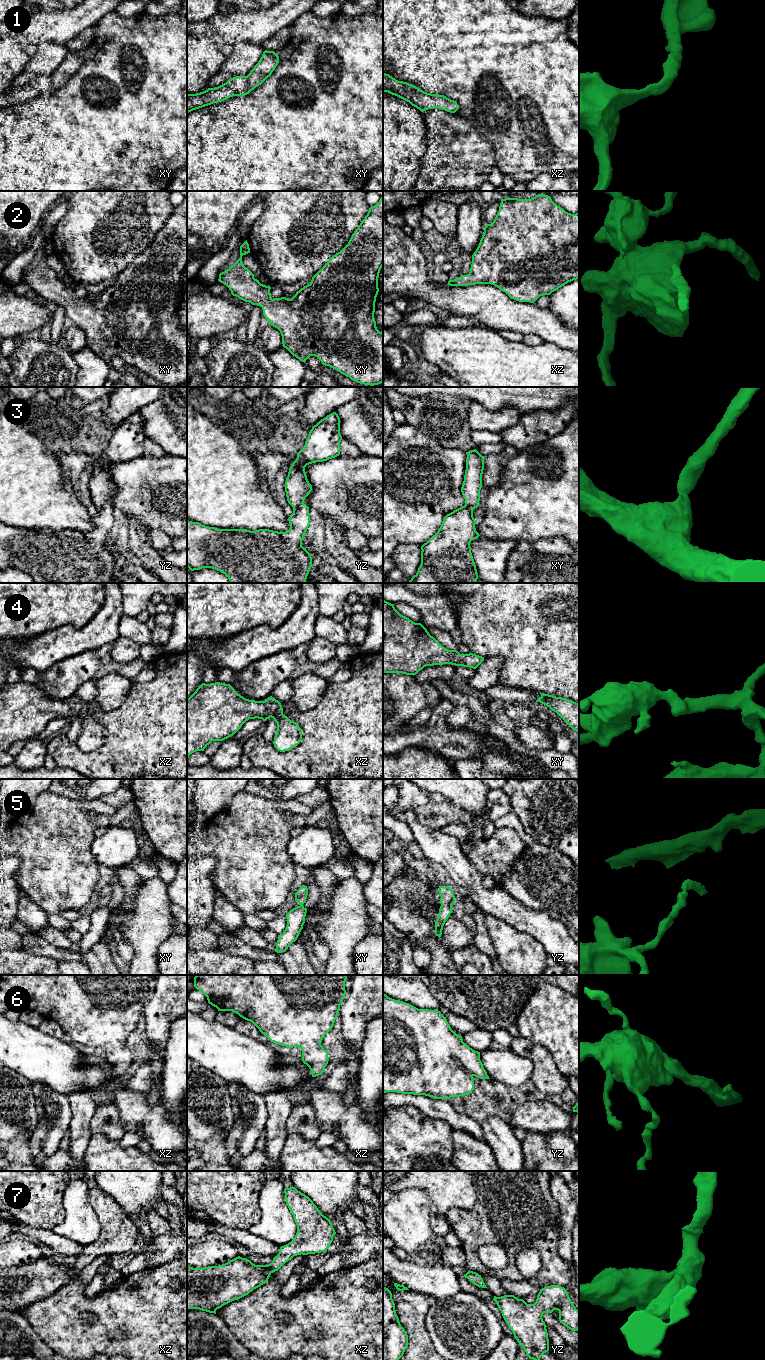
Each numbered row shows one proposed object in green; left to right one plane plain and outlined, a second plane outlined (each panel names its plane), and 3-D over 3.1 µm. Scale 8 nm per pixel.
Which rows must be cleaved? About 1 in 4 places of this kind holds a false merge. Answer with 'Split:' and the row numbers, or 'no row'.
Split: 5

